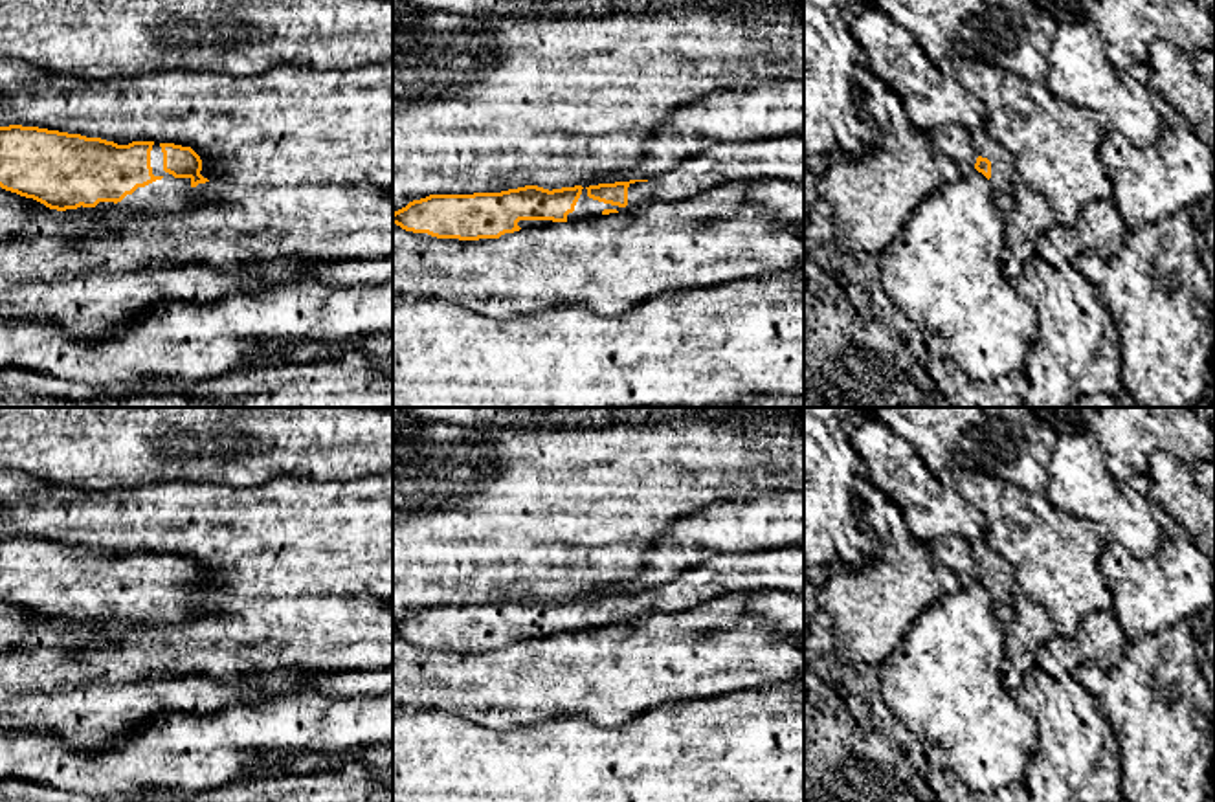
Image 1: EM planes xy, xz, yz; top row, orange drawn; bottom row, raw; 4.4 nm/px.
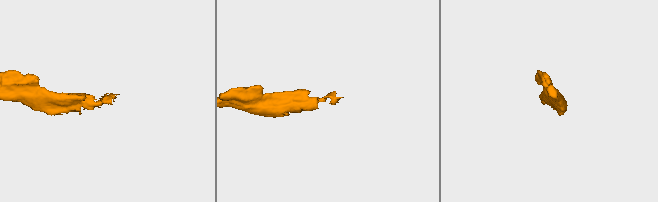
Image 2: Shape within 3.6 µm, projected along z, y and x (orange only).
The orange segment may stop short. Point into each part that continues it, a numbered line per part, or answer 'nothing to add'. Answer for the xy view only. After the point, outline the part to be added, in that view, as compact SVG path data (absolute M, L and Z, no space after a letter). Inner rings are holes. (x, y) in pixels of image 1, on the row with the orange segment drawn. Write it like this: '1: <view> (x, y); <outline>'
1: xy (169, 195); M160 143L152 145L150 167L156 182L138 187L132 195L127 195L121 202L99 202L95 207L77 207L77 209L105 209L105 211L132 211L141 215L165 215L180 213L193 207L191 178L174 178L163 171L163 152Z

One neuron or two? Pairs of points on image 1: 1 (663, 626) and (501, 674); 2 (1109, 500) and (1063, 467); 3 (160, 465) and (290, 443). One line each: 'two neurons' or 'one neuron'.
1: one neuron
2: one neuron
3: one neuron

